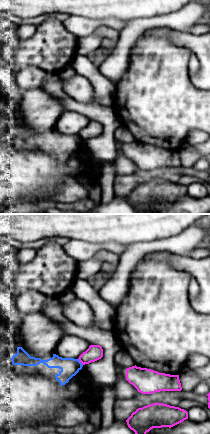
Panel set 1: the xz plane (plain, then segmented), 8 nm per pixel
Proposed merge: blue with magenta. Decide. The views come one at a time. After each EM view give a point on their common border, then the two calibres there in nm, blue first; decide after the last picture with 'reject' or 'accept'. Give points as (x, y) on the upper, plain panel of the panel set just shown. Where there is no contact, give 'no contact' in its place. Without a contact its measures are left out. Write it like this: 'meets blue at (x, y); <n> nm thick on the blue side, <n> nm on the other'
meets blue at (80, 138); 150 nm thick on the blue side, 130 nm on the other

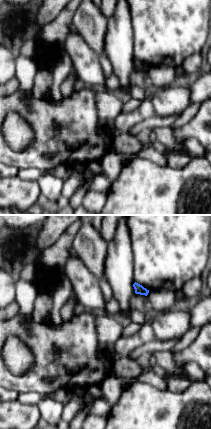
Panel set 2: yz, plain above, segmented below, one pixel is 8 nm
no contact

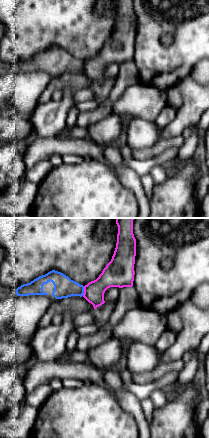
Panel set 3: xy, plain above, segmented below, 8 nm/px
meets blue at (83, 67); 170 nm thick on the blue side, 160 nm on the other

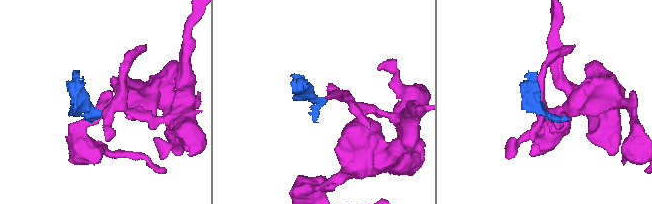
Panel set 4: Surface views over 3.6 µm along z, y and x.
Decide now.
reject

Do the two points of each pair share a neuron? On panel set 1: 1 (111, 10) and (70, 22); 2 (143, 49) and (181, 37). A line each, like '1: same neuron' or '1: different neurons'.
1: different neurons
2: different neurons

